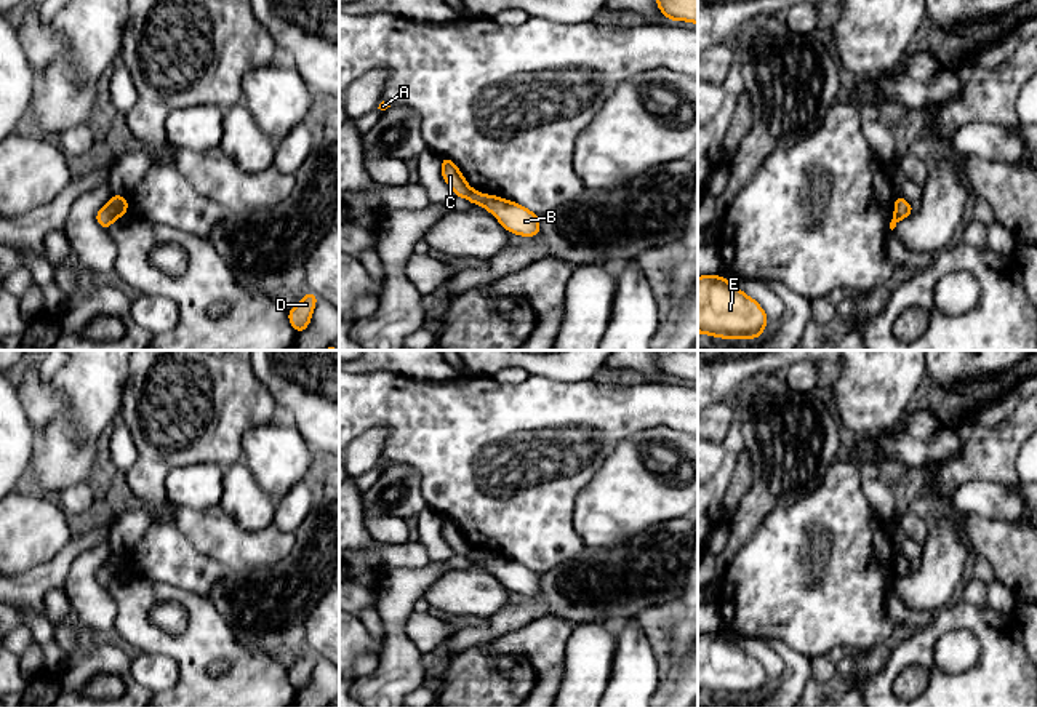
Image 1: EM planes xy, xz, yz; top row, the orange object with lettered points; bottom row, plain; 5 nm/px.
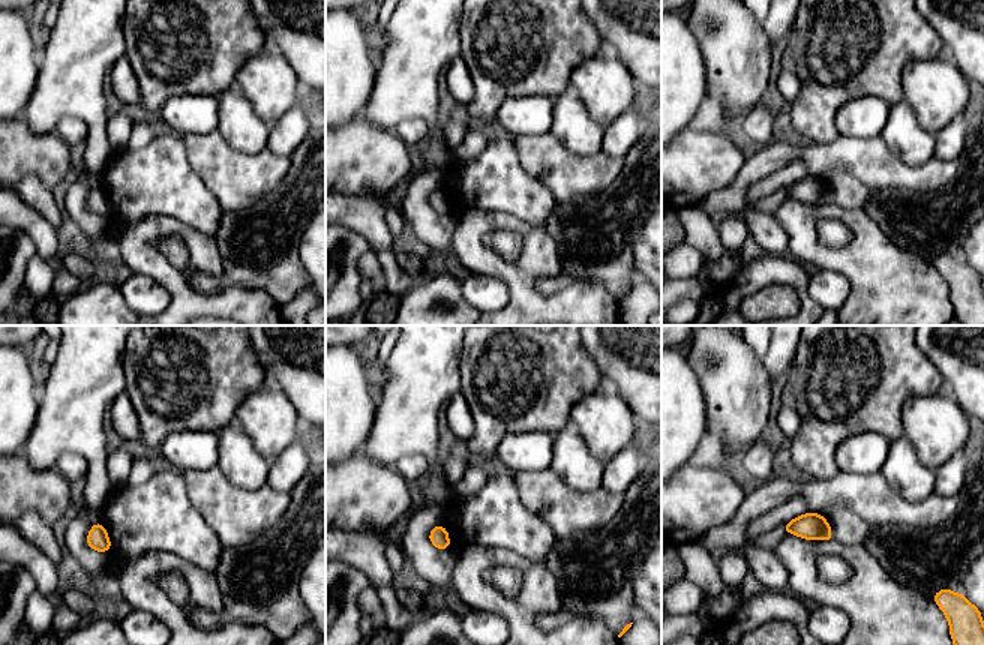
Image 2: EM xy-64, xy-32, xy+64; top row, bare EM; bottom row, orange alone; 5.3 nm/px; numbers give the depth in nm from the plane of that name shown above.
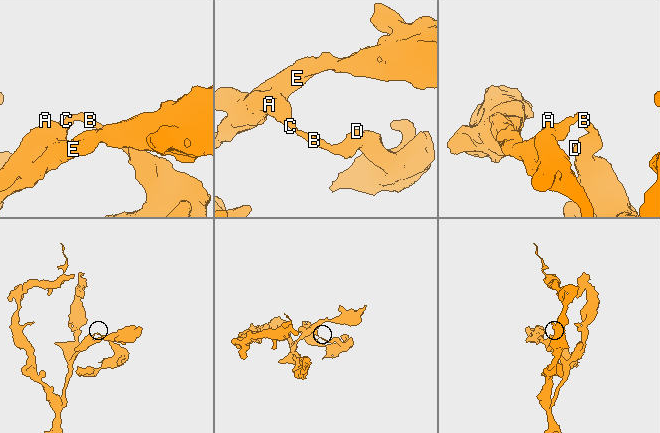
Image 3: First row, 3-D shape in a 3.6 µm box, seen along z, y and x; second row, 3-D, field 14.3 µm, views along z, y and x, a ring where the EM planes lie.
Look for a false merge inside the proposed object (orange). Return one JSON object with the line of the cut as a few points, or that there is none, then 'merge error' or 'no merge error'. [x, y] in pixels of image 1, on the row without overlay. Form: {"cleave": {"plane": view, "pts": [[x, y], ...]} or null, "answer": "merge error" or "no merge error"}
{"cleave": null, "answer": "no merge error"}

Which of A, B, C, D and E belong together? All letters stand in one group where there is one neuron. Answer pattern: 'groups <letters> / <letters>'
groups A B C D E

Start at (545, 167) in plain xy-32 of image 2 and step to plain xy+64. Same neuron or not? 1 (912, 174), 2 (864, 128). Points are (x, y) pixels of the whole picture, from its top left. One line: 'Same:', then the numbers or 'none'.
Same: 1

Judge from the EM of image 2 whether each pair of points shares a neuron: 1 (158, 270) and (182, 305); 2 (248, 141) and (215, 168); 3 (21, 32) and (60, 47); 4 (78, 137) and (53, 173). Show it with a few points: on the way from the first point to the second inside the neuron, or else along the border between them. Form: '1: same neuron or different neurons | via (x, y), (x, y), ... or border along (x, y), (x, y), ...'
1: same neuron | via (167, 278), (182, 296)
2: different neurons | border along (216, 129), (240, 152), (258, 153), (266, 149)
3: different neurons | border along (41, 48), (39, 74), (35, 83)
4: different neurons | border along (53, 131), (75, 152)

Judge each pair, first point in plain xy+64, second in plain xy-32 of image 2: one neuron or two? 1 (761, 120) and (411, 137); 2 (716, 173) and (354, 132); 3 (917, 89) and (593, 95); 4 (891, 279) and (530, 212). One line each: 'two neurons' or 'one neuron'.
1: one neuron
2: one neuron
3: one neuron
4: two neurons

